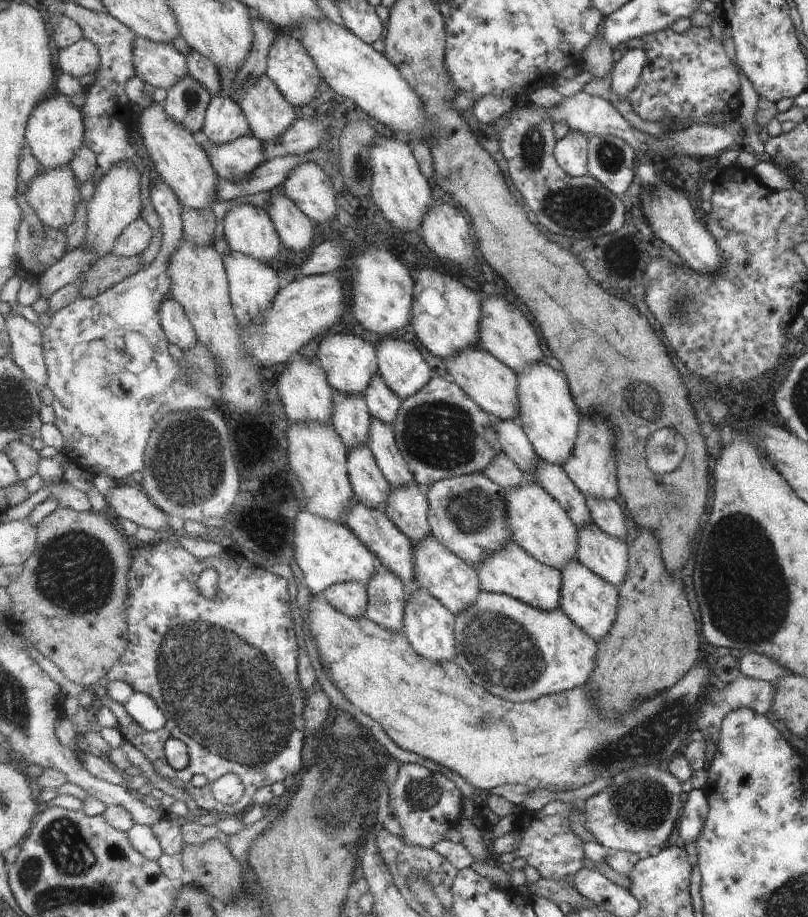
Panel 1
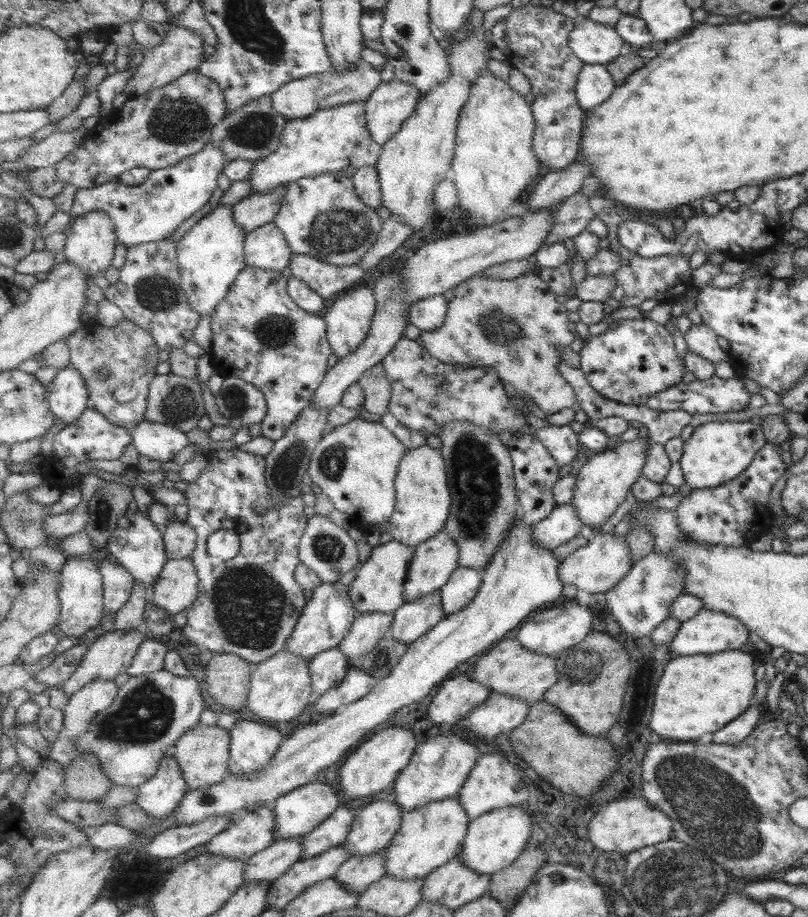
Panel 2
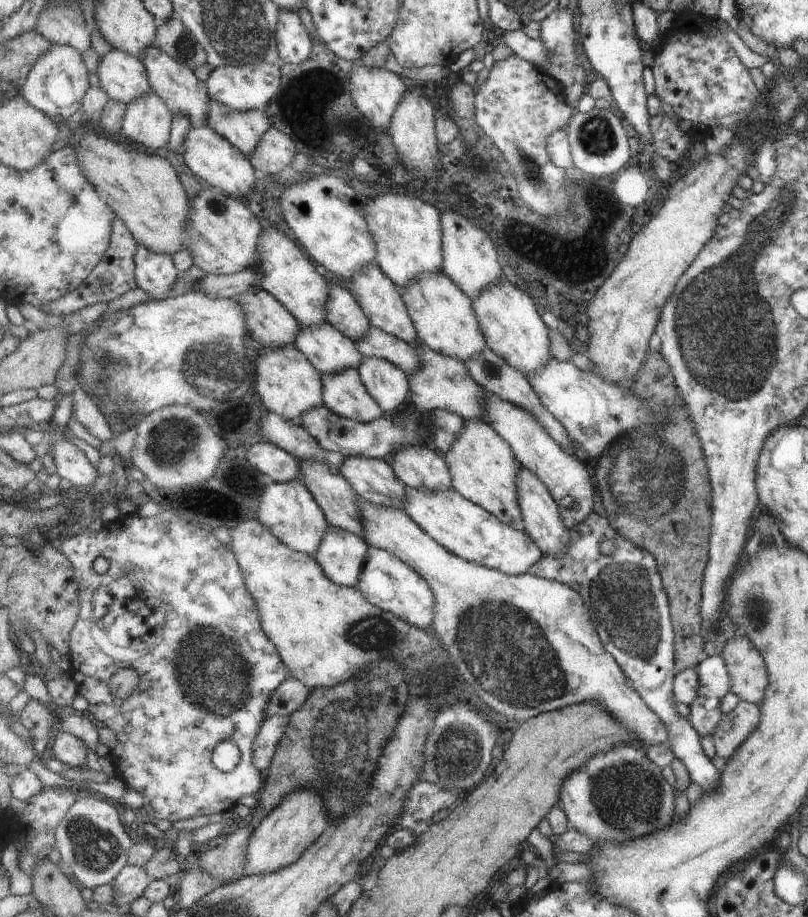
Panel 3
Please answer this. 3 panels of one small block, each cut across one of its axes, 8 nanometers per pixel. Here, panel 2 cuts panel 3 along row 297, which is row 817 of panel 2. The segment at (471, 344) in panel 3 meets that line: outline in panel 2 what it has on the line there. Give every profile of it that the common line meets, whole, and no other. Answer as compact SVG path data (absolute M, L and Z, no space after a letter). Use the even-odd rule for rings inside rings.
M459 795L425 804L409 812L403 811L400 830L393 837L392 843L381 851L385 856L386 875L396 880L423 881L437 868L444 867L462 854L470 822L471 818L461 806Z

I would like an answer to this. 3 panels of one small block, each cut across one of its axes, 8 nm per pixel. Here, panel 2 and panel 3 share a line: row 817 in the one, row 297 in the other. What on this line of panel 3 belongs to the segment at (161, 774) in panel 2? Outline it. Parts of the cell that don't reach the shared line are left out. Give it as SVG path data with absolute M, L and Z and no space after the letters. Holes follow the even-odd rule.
M139 245L135 264L139 287L151 294L153 299L168 299L180 273L173 264L173 258L169 254L151 252L149 248Z

